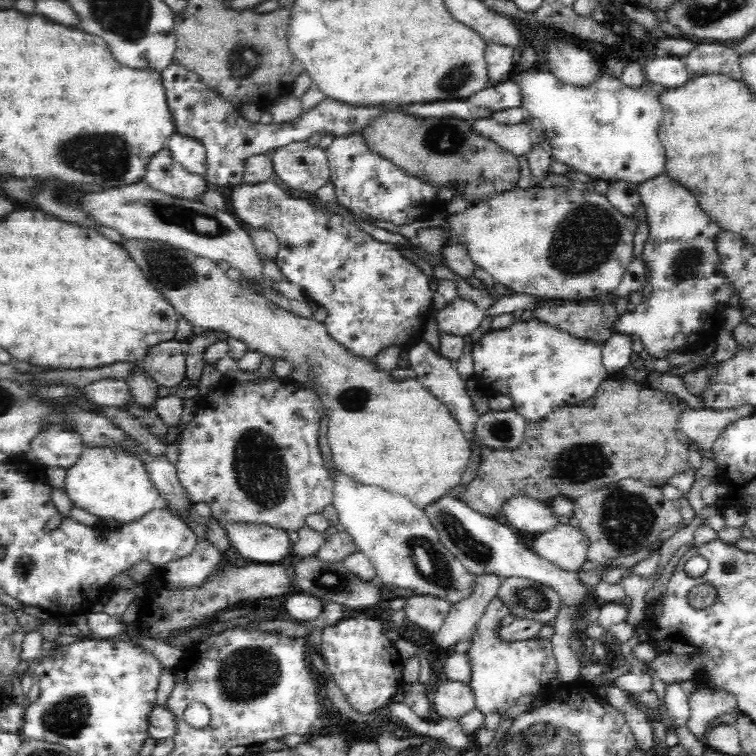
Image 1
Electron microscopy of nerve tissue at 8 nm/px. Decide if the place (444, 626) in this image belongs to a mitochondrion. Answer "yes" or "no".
no

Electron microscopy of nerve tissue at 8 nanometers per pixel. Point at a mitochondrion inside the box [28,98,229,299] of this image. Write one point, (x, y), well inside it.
(105, 156)

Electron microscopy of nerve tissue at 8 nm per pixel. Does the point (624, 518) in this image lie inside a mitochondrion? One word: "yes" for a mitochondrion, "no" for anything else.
yes

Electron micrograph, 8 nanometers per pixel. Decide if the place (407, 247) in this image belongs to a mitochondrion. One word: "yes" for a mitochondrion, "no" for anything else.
no

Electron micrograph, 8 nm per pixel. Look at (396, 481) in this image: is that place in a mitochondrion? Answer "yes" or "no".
no

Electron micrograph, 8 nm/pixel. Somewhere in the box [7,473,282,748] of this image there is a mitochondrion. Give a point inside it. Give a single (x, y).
(66, 719)

